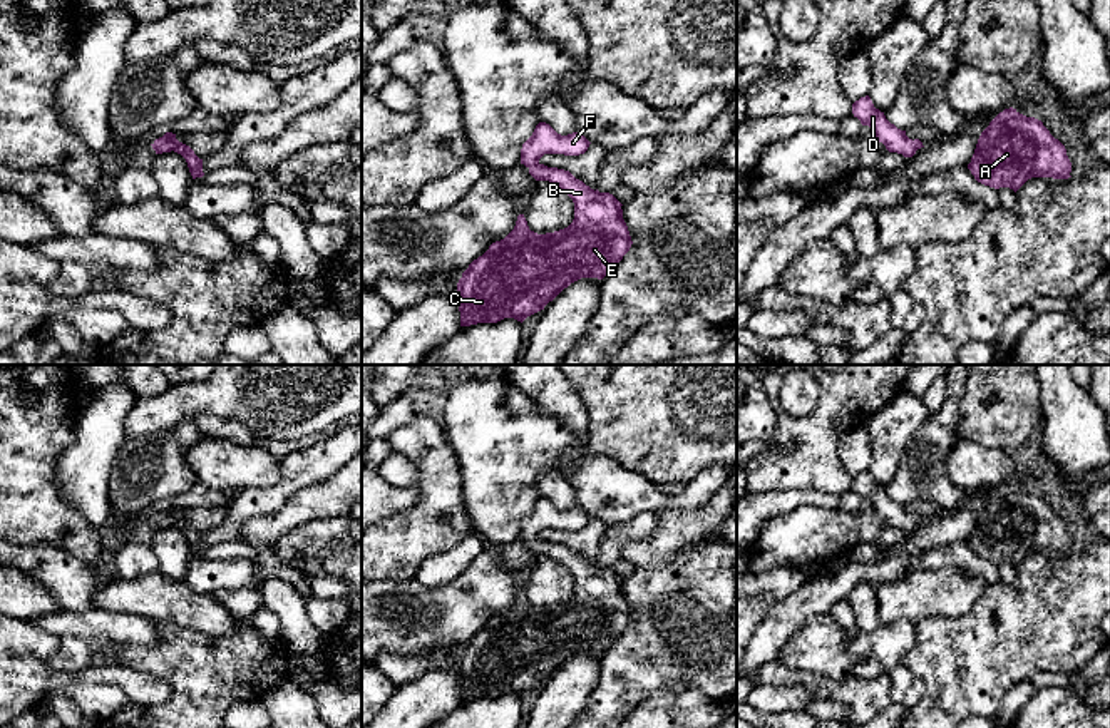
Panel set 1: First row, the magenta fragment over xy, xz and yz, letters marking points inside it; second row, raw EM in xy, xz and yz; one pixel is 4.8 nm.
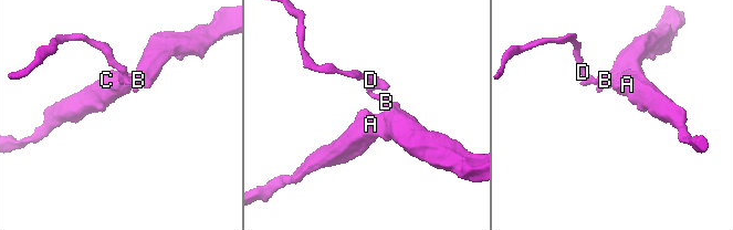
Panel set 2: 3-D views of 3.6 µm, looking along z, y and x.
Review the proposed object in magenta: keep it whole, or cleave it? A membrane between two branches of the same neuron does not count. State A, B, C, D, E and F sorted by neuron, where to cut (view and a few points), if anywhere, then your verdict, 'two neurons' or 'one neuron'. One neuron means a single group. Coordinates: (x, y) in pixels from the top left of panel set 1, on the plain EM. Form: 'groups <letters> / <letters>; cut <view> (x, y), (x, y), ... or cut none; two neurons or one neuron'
groups A B C D E F; cut none; one neuron

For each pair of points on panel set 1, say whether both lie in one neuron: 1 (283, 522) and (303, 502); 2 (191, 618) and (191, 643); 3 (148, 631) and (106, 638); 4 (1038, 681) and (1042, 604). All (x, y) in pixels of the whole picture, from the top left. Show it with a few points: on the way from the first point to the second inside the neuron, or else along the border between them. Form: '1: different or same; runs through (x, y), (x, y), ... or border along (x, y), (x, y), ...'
1: same; runs through (288, 517), (298, 507)
2: different; border along (158, 621), (208, 635), (231, 630)
3: same; runs through (138, 631), (116, 631)
4: different; border along (1070, 671), (1033, 671), (1005, 693)

